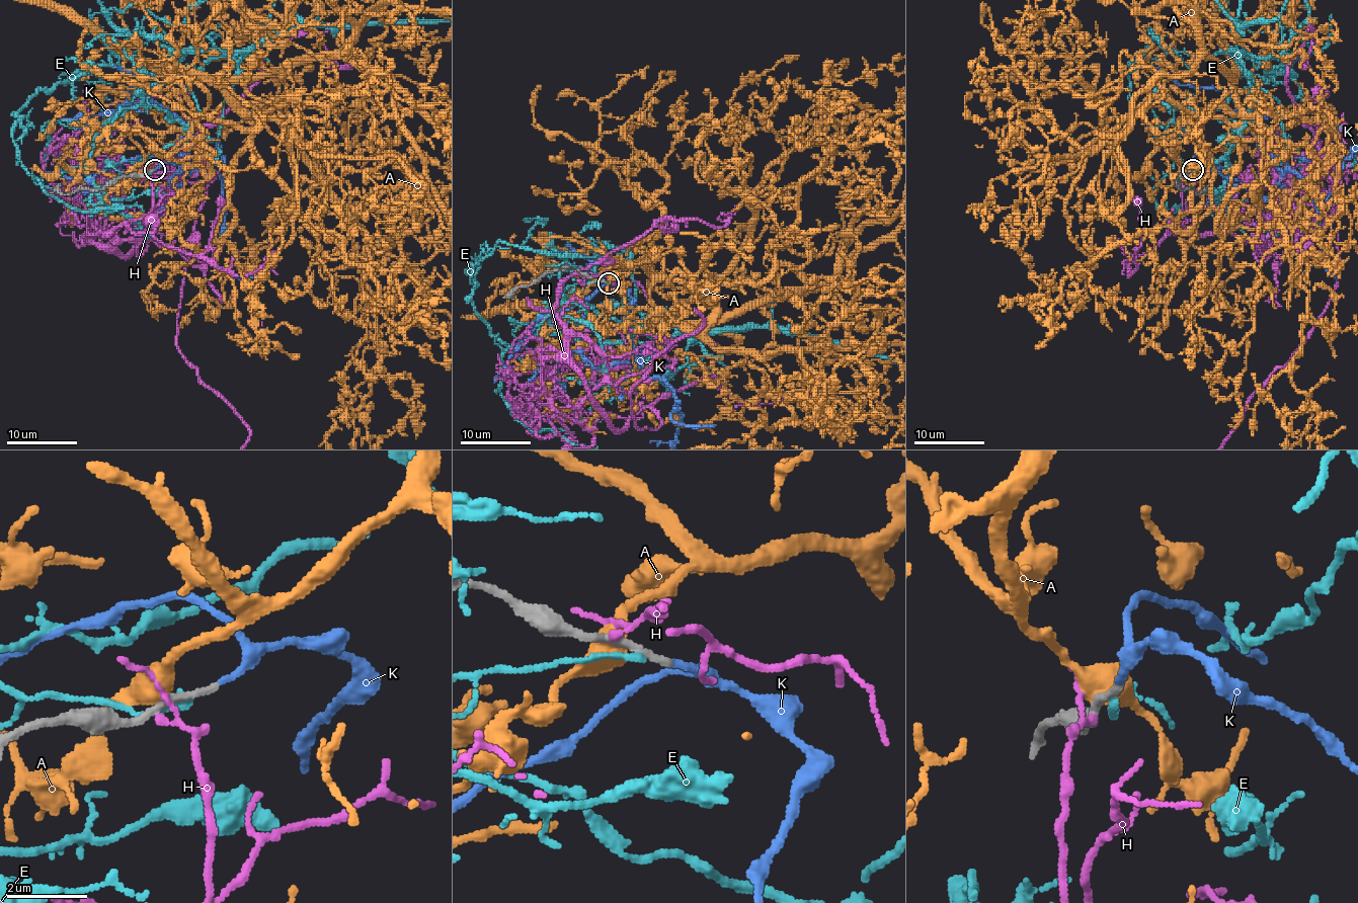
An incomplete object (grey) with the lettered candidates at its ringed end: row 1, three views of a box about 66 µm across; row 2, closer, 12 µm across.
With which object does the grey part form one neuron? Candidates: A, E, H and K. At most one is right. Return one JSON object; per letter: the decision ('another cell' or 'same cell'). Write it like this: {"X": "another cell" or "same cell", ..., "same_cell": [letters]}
{"A": "another cell", "E": "another cell", "H": "another cell", "K": "same cell", "same_cell": ["K"]}

